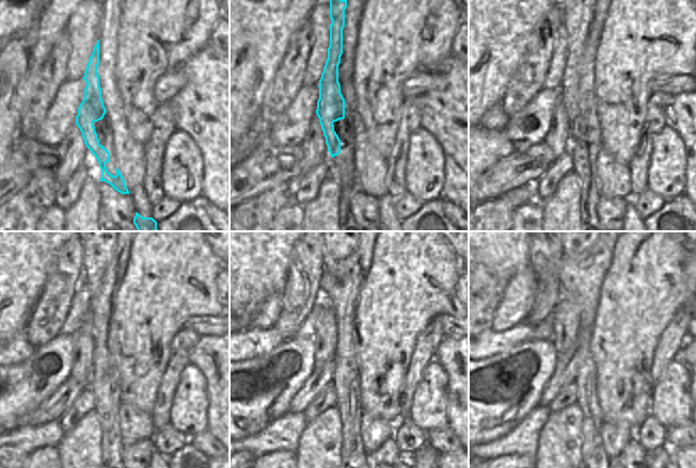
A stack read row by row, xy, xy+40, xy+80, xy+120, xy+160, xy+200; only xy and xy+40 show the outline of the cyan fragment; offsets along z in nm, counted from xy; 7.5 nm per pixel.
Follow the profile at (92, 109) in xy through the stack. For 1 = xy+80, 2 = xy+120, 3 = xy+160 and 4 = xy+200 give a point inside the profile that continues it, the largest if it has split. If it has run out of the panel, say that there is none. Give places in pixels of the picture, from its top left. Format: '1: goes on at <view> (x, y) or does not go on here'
1: goes on at xy+80 (578, 14)
2: goes on at xy+120 (98, 253)
3: goes on at xy+160 (334, 253)
4: goes on at xy+200 (569, 253)

